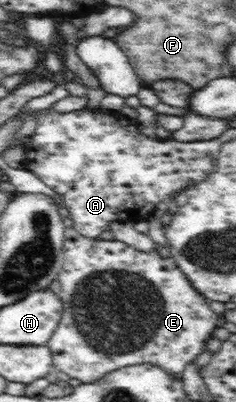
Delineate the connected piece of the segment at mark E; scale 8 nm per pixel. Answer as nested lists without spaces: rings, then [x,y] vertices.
[[[73,226],[65,227],[65,240],[63,241],[63,251],[65,262],[61,267],[60,273],[56,280],[60,284],[59,297],[63,302],[64,309],[61,311],[60,321],[57,323],[56,329],[46,342],[46,346],[52,353],[52,366],[57,370],[65,372],[71,378],[77,378],[81,382],[89,382],[100,380],[104,374],[111,373],[112,370],[120,369],[122,366],[139,365],[139,364],[153,364],[165,369],[167,373],[173,373],[173,376],[181,377],[183,369],[188,362],[191,362],[203,348],[205,348],[205,340],[211,336],[213,328],[217,326],[217,316],[215,312],[209,310],[207,306],[207,298],[199,294],[195,290],[188,278],[180,271],[179,267],[173,260],[163,260],[159,258],[155,252],[135,250],[132,246],[117,239],[92,239],[80,235]]]

